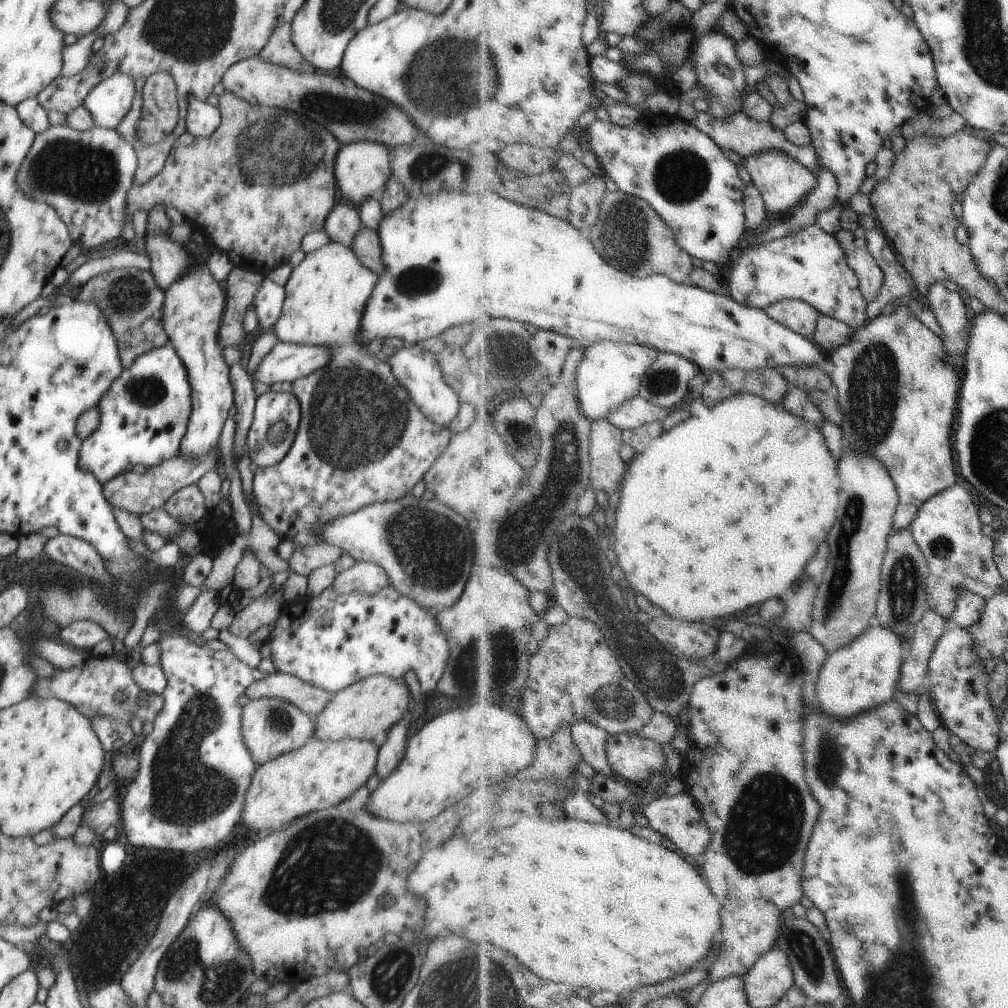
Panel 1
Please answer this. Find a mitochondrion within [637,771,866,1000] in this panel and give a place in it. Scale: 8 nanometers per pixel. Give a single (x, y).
(806, 951)

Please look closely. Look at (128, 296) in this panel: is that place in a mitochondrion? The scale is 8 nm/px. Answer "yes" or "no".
yes

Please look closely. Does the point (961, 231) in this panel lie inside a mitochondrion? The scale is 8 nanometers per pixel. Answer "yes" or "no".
no

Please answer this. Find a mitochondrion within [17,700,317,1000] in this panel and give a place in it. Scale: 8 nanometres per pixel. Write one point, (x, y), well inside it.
(92, 960)

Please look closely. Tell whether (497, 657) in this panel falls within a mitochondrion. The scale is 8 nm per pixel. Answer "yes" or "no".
yes

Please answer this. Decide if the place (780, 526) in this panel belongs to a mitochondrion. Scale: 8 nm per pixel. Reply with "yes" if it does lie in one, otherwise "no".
no

